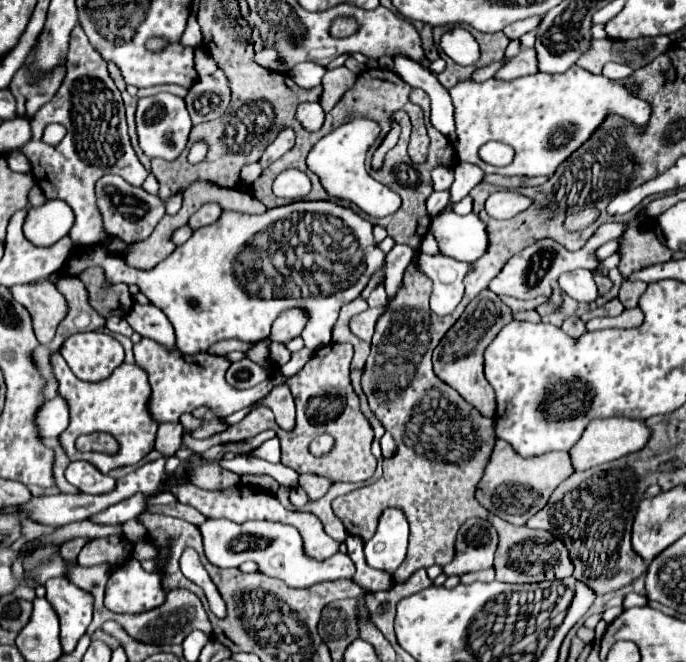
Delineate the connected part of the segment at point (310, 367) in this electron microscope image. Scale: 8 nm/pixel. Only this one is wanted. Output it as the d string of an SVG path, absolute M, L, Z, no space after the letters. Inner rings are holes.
M330 342L324 348L314 352L312 360L296 376L292 376L288 380L290 390L296 400L296 428L292 432L282 430L276 424L276 420L272 420L270 408L256 408L238 424L232 424L226 432L208 438L206 444L204 444L204 440L192 438L190 432L184 432L182 446L190 448L194 452L206 452L210 446L216 446L216 444L240 442L254 434L260 434L262 430L274 430L282 444L282 464L296 470L298 474L314 474L314 470L318 468L318 476L326 476L334 482L364 482L366 478L370 478L376 470L376 458L372 462L372 452L370 452L374 432L370 428L368 418L362 414L360 400L350 384L352 346ZM324 348L328 348L328 352L324 352ZM322 432L336 436L334 452L330 452L330 456L324 456L324 458L310 456L308 444L314 436L318 436Z

